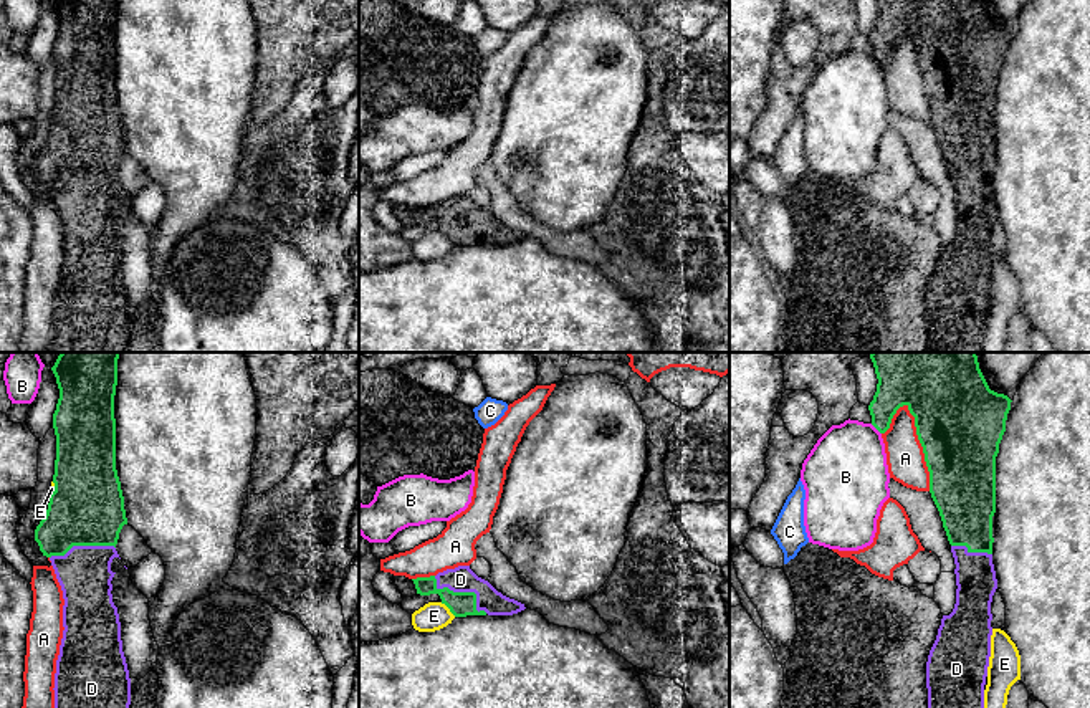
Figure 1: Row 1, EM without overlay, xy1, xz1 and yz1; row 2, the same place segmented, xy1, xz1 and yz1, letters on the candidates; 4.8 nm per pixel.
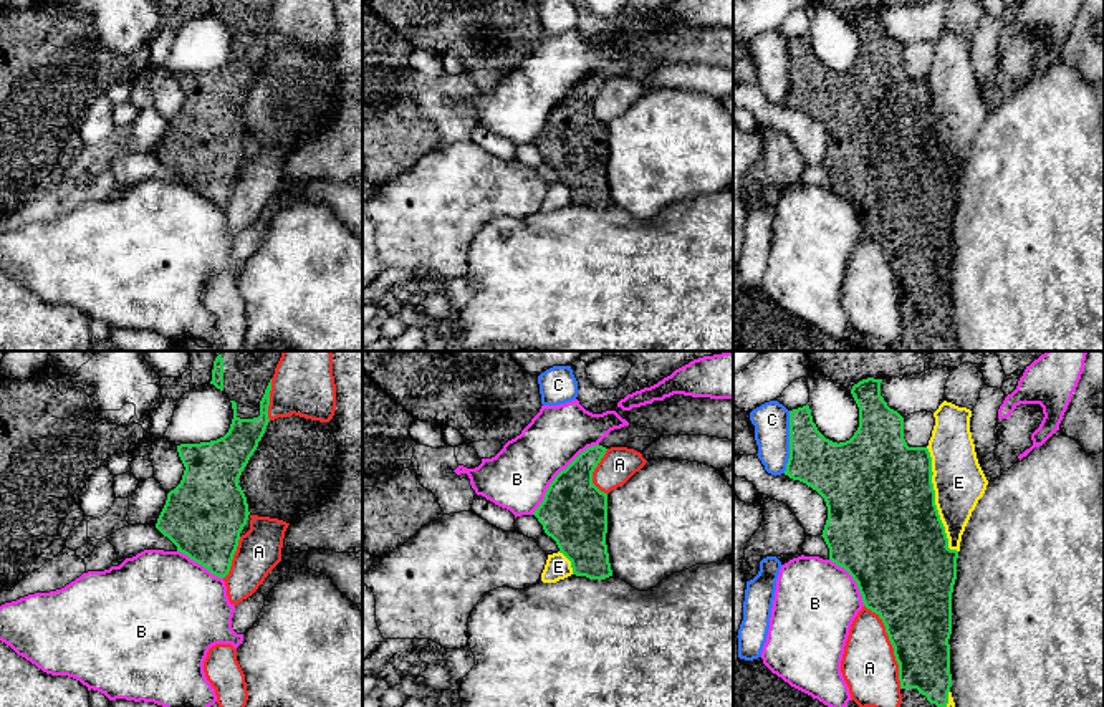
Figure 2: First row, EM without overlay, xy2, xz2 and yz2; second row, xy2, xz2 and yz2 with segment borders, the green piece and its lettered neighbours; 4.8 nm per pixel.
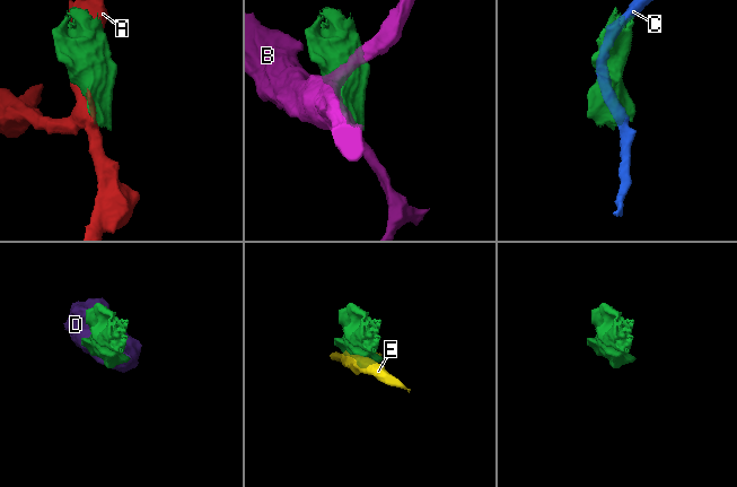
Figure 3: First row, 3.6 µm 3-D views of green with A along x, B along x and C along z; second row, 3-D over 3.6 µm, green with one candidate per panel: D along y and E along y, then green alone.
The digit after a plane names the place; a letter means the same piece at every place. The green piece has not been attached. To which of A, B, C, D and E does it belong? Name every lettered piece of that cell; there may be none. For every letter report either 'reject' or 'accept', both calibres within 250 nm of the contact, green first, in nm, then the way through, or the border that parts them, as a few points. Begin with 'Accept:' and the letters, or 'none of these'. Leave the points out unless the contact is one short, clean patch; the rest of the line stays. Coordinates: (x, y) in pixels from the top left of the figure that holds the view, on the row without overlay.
Accept: D
A: reject; 440 nm thick on the green side, 190 nm on the other
B: reject; 320 nm thick on the green side, 300 nm on the other
C: reject; 260 nm thick on the green side, 180 nm on the other; border along yz2 (790, 40), (790, 86), (783, 101)
D: accept; 120 nm thick on the green side, 130 nm on the other
E: reject; 500 nm thick on the green side, 260 nm on the other

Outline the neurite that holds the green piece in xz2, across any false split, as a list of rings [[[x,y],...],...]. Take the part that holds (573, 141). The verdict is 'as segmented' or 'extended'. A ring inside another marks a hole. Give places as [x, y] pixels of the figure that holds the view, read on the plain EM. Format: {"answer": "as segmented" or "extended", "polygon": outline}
{"answer": "as segmented", "polygon": [[[593,75],[581,81],[554,106],[533,141],[559,182],[571,190],[573,204],[589,209],[612,205],[606,174],[607,123],[593,113],[593,101],[606,79]]]}

